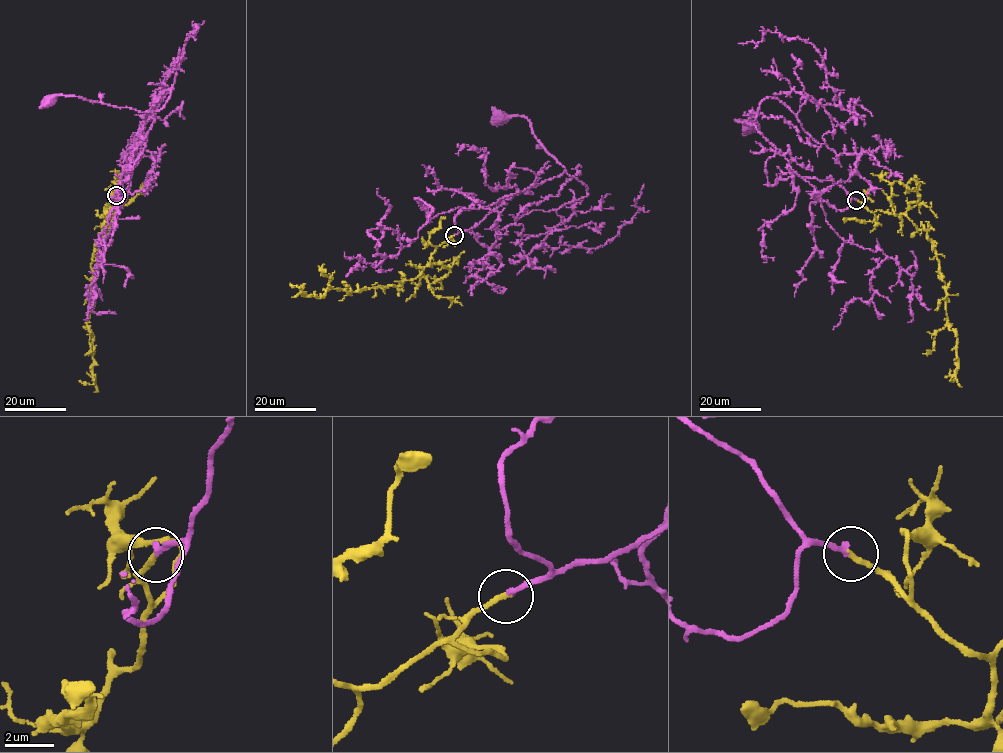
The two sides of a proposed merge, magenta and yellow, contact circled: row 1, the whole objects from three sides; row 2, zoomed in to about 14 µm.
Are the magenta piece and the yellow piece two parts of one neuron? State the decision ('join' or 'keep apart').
join

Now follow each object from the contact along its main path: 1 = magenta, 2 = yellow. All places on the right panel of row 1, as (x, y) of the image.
1: (856, 199), (830, 179), (799, 176), (784, 154), (754, 124), (735, 120), (750, 125)
2: (856, 199), (872, 212), (903, 214), (926, 232), (945, 285), (946, 323), (957, 339), (955, 378)

